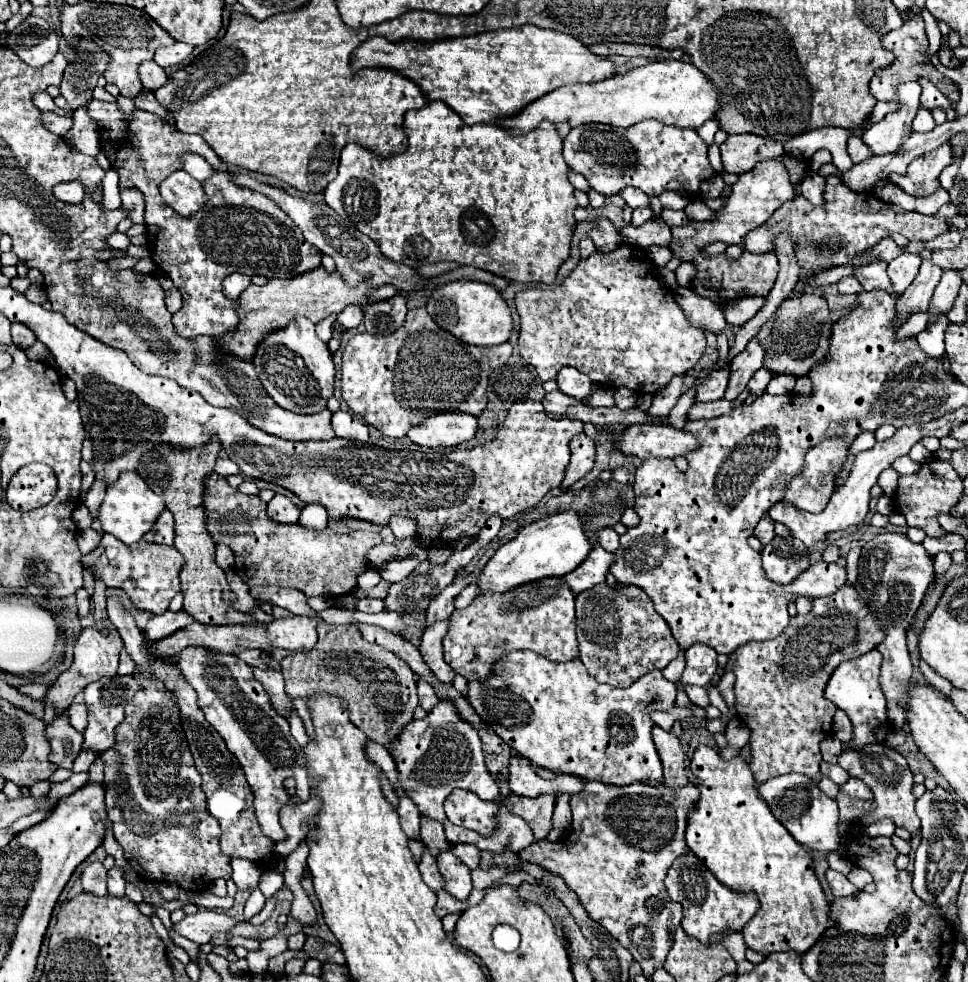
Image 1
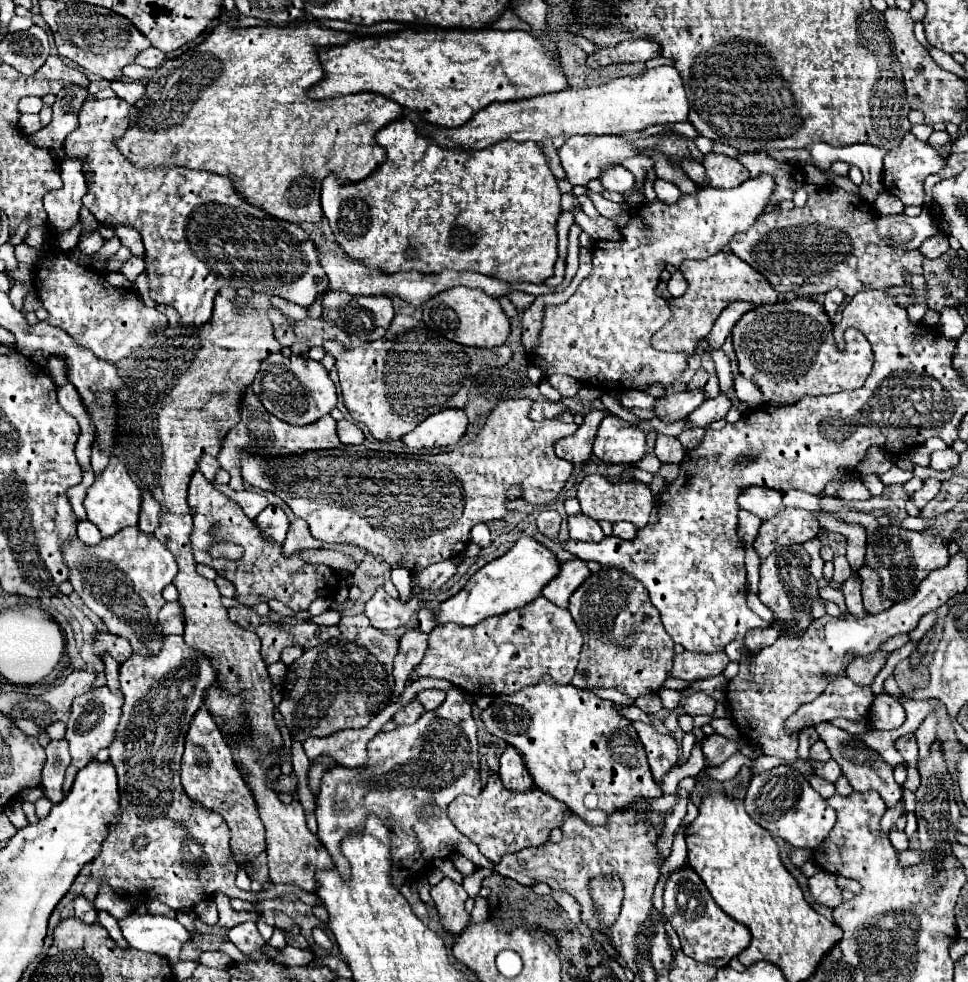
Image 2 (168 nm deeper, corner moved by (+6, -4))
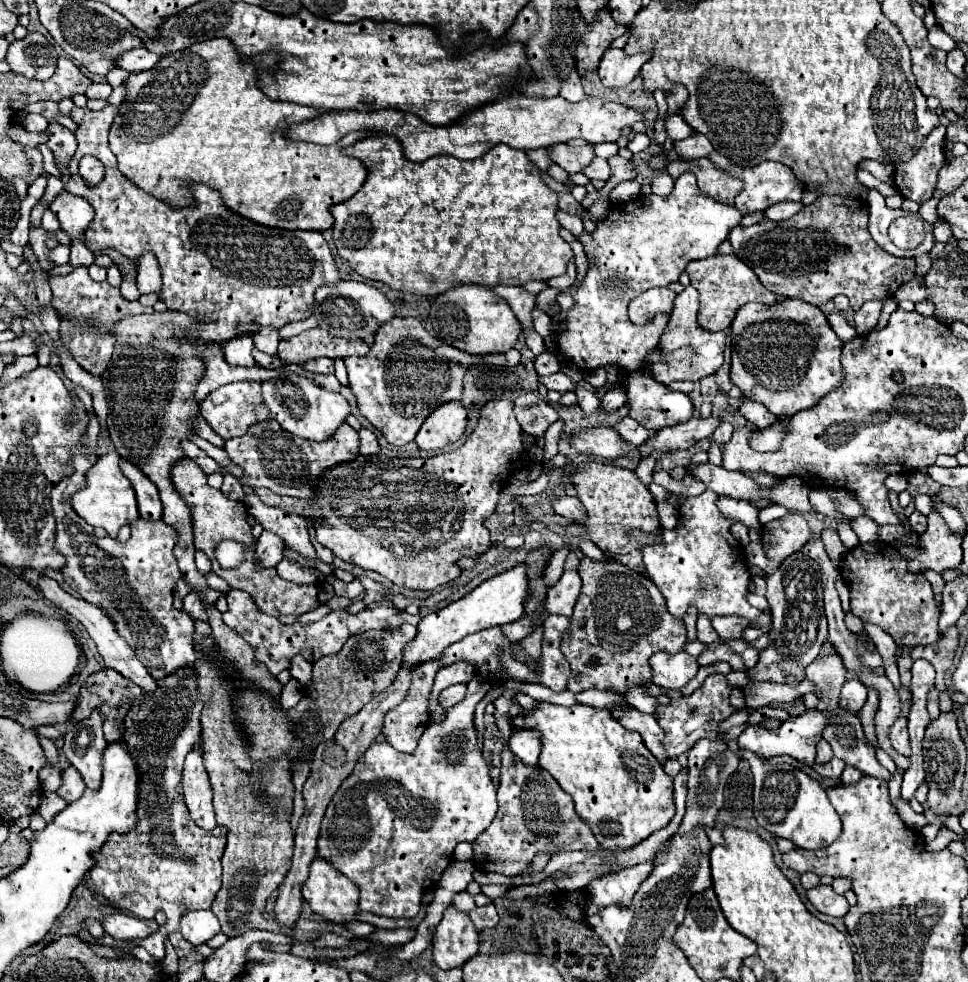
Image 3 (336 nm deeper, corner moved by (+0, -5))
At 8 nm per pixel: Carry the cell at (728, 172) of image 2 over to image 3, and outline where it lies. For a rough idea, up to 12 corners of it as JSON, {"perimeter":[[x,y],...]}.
{"perimeter":[[708,157],[674,161],[673,179],[694,173],[700,191],[734,203],[742,179],[728,175]]}

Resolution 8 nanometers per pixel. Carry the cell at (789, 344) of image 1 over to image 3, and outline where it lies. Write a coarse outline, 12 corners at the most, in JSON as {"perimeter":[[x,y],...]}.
{"perimeter":[[802,299],[748,303],[730,379],[776,417],[844,383],[842,341]]}

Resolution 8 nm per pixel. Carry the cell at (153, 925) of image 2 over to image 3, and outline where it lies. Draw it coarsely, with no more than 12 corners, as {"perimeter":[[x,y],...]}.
{"perimeter":[[108,913],[104,929],[114,939],[144,939],[150,927],[132,915]]}

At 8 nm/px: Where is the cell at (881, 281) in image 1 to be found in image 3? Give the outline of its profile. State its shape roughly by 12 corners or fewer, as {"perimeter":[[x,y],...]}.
{"perimeter":[[822,195],[788,221],[734,227],[762,285],[854,311],[914,259],[868,233],[862,199]]}

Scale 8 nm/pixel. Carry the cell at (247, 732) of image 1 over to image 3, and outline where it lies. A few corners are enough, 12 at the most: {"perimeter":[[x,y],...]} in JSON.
{"perimeter":[[320,855],[302,895],[332,923],[354,919],[358,887]]}

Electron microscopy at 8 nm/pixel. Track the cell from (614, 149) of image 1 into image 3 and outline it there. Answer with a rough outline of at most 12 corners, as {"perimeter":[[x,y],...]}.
{"perimeter":[[592,145],[550,147],[552,161],[572,173],[596,157]]}

